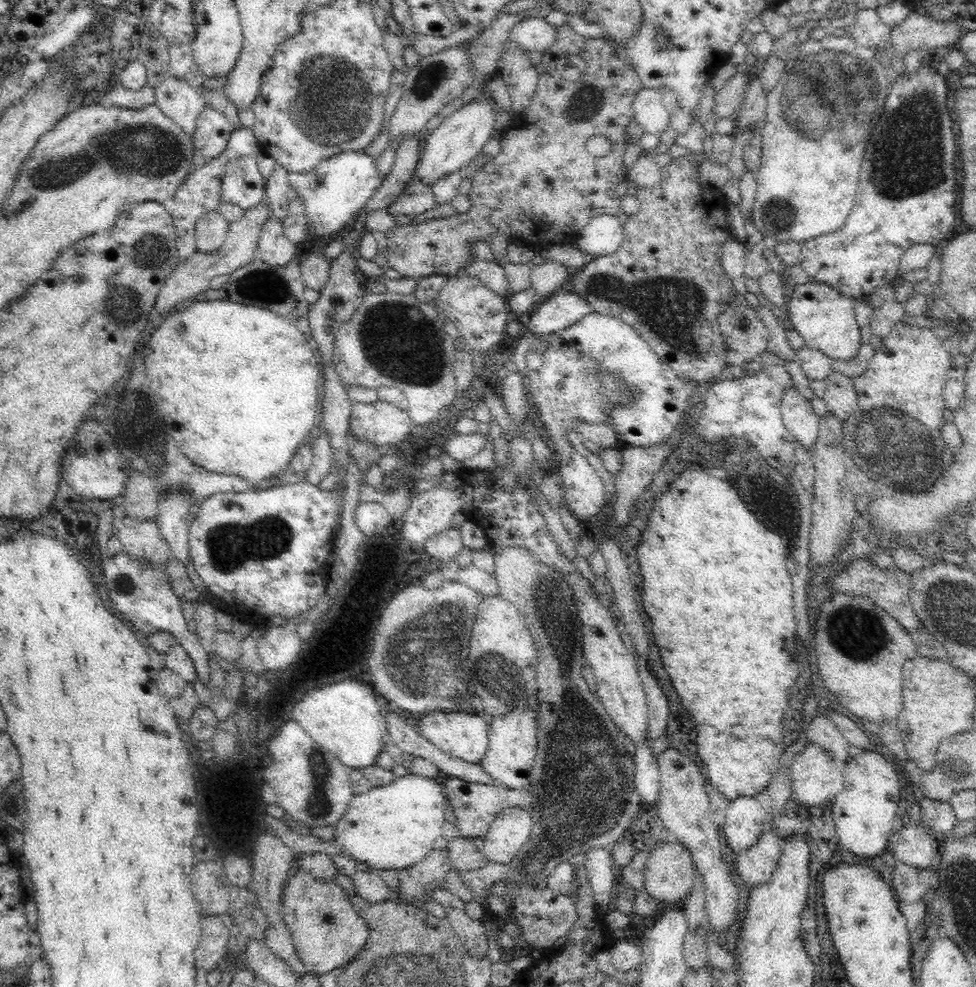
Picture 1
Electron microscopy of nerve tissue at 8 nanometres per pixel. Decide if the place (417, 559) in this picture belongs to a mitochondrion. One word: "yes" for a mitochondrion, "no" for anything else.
no

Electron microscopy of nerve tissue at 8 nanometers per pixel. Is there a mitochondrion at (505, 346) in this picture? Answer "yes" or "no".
no

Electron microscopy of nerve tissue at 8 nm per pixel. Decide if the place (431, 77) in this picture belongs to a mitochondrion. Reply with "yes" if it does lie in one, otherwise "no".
yes

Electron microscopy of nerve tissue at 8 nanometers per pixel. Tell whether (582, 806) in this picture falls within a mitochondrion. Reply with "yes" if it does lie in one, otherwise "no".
yes

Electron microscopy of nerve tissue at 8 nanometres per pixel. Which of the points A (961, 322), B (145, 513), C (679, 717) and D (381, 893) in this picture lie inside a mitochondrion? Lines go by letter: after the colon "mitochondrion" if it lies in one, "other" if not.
A: other
B: other
C: other
D: other

